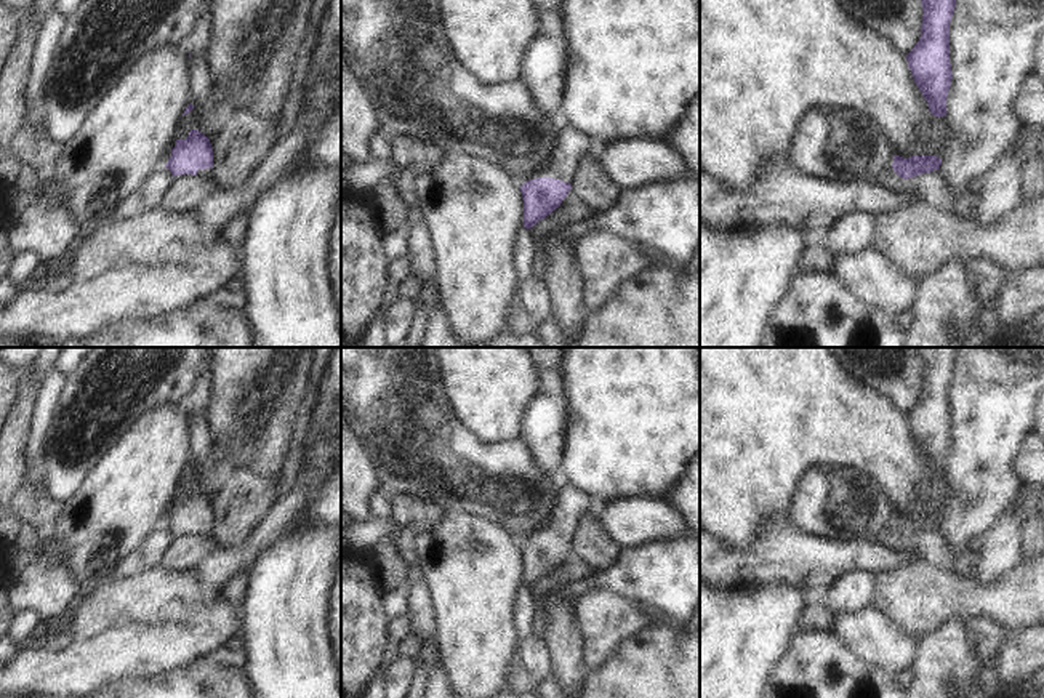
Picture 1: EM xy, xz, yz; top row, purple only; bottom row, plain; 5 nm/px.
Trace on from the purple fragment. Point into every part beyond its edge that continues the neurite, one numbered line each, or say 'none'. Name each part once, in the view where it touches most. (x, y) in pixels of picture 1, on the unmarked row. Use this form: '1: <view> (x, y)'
1: xz (572, 505).

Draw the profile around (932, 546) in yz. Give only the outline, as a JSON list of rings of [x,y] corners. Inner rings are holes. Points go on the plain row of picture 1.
[[[890,525],[881,530],[876,538],[889,548],[906,549],[916,554],[919,560],[946,570],[953,570],[962,554],[956,544],[946,540],[940,528],[903,538]]]

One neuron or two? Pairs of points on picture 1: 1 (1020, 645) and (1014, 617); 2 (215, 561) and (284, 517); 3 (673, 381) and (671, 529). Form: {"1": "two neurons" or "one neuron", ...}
{"1": "two neurons", "2": "one neuron", "3": "two neurons"}

